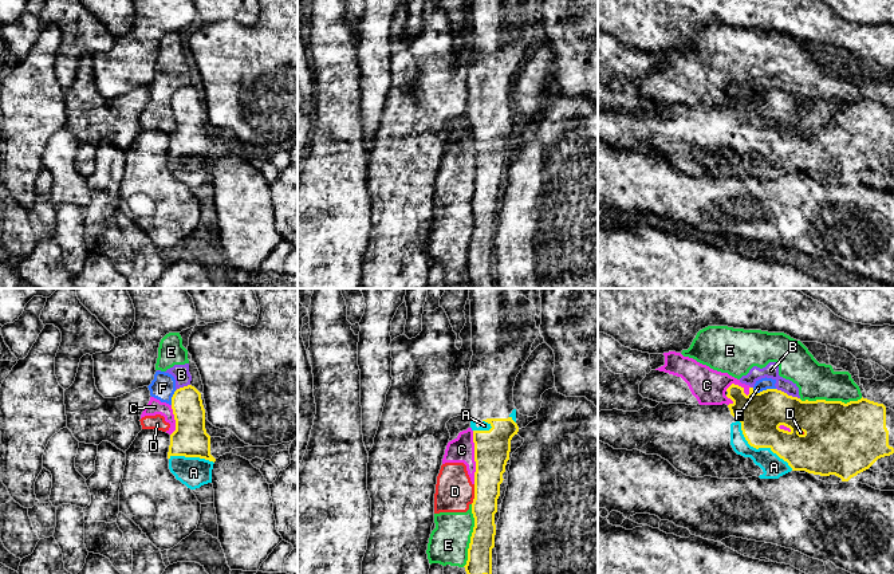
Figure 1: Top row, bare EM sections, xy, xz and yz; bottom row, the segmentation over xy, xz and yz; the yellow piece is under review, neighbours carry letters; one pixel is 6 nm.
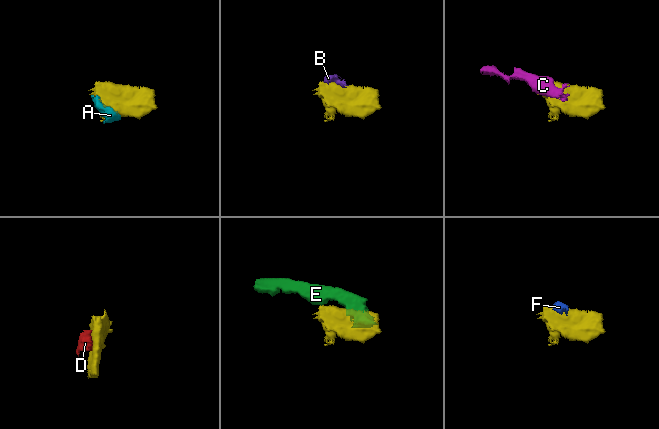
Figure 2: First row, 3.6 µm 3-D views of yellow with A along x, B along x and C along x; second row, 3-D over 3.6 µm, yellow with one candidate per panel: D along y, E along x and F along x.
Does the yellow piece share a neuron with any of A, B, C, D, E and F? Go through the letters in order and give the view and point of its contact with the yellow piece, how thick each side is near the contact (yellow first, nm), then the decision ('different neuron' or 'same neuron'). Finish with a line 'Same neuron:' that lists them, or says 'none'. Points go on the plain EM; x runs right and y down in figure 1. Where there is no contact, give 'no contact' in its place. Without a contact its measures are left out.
A: yz (760, 146) | 260/140 nm | same neuron
B: yz (787, 94) | 260/90 nm | different neuron
C: xz (475, 157) | 220/160 nm | different neuron
D: xz (475, 193) | 200/220 nm | different neuron
E: xz (472, 235) | 150/240 nm | different neuron
F: yz (763, 90) | 260/70 nm | different neuron
Same neuron: A

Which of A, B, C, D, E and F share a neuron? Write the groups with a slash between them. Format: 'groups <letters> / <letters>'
groups A / B C D E F

